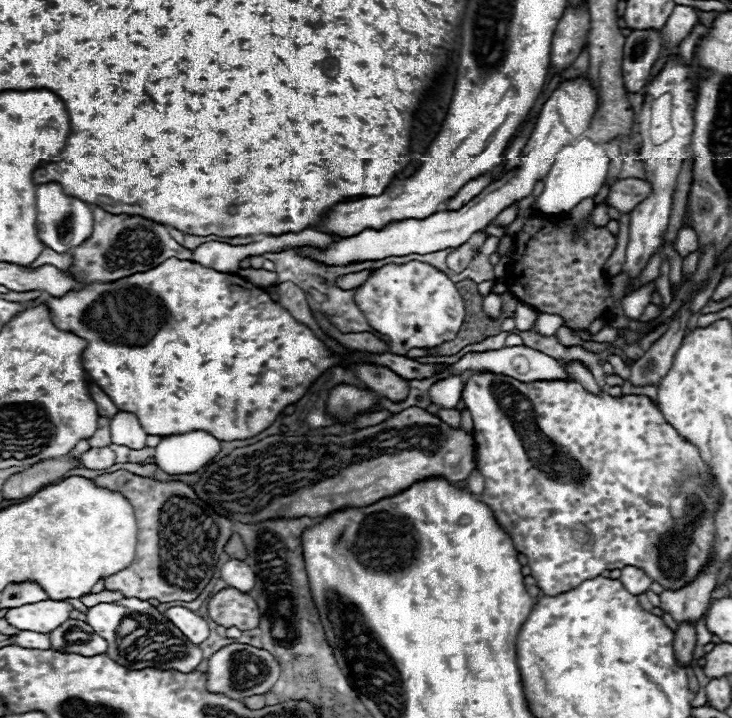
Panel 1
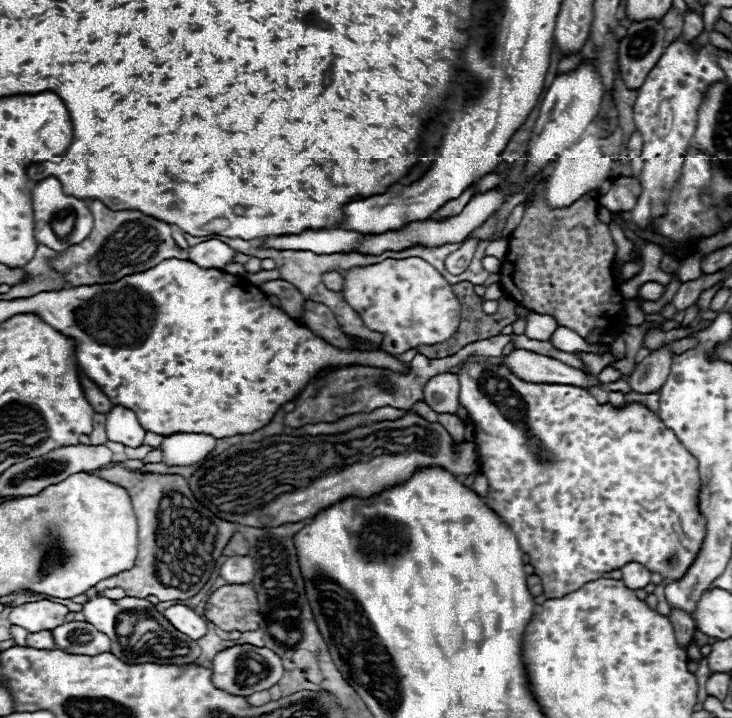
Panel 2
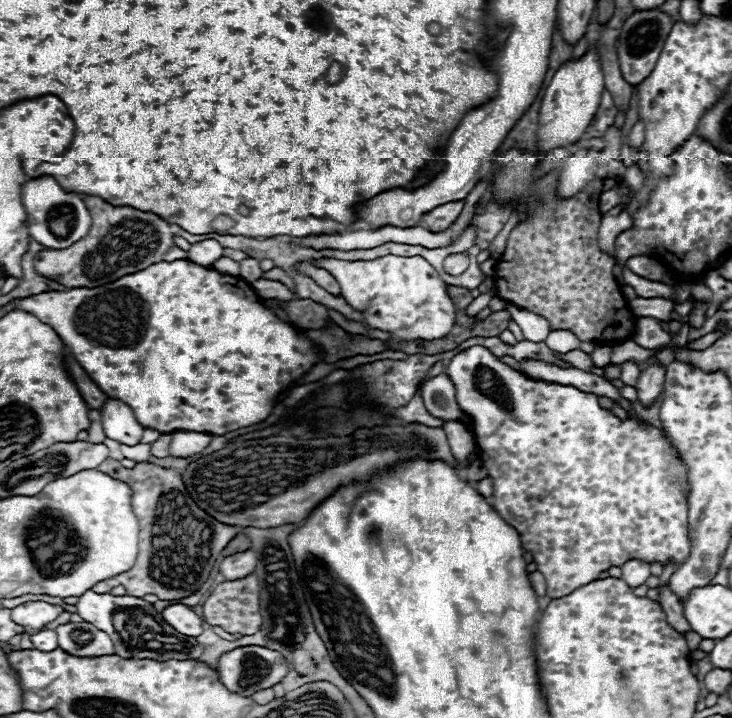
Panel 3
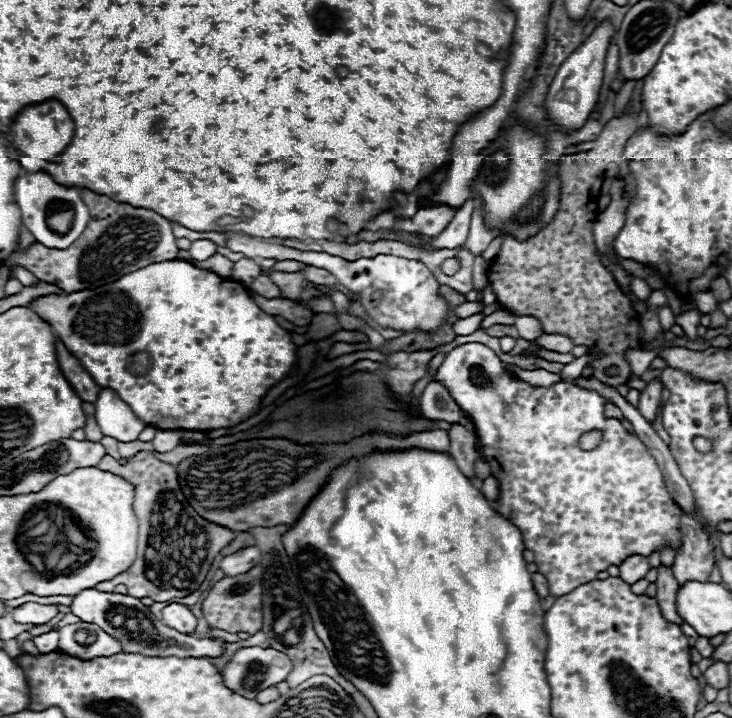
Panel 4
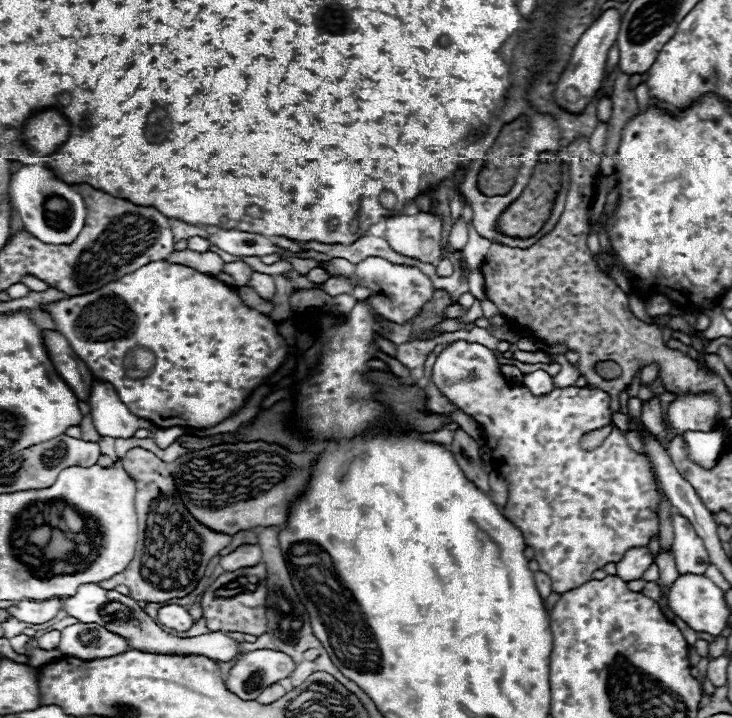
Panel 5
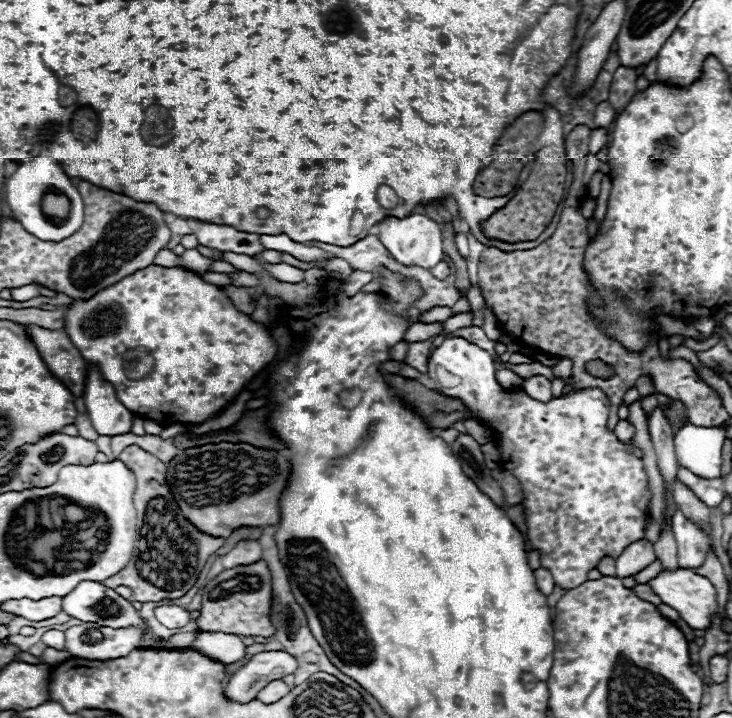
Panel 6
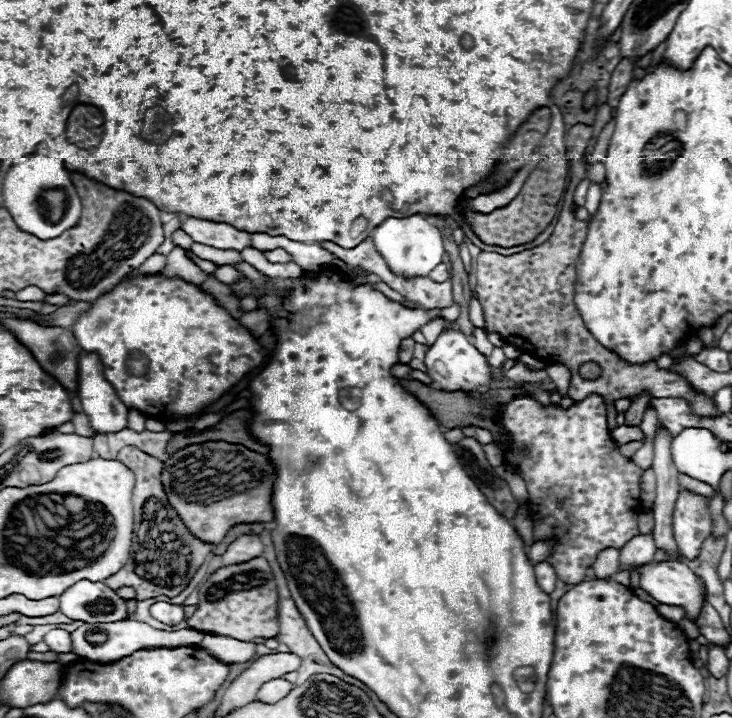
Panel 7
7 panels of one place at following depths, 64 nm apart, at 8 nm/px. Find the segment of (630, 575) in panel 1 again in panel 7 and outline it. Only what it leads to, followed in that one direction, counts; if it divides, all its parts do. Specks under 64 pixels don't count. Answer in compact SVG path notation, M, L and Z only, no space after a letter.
M640 534L632 540L626 542L626 546L620 550L620 568L622 570L634 570L638 566L644 566L648 562L652 562L656 552L656 544L652 536Z

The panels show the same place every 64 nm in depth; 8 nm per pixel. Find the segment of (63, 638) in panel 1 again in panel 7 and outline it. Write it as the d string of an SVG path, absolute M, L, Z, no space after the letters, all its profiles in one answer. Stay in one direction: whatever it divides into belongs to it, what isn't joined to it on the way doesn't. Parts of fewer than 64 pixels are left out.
M136 620L112 622L112 624L82 624L78 630L70 632L72 638L72 652L82 658L92 658L94 662L116 662L116 658L124 658L136 650L144 648L180 648L180 646L194 646L204 638L198 630L176 630L176 632L162 632L154 630L148 624Z

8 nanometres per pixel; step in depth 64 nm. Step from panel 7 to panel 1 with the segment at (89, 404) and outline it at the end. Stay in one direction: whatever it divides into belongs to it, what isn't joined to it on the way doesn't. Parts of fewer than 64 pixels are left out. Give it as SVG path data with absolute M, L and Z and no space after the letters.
M122 412L116 414L116 418L110 420L110 434L112 434L112 442L132 448L132 450L140 450L146 446L146 432L142 430L138 418L134 414Z

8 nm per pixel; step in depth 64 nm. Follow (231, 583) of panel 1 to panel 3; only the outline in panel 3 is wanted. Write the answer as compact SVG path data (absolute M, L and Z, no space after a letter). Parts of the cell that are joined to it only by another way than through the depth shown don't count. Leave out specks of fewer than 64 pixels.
M252 550L238 552L238 554L232 554L232 556L224 558L222 564L220 564L220 572L226 580L240 580L240 578L246 578L248 574L252 574L254 572Z

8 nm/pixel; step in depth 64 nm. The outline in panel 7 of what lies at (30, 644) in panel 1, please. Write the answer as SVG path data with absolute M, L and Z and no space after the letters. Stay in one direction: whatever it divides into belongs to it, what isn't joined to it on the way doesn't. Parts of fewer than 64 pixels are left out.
M50 630L44 636L44 642L50 646L50 650L54 652L70 652L70 634L66 630Z

